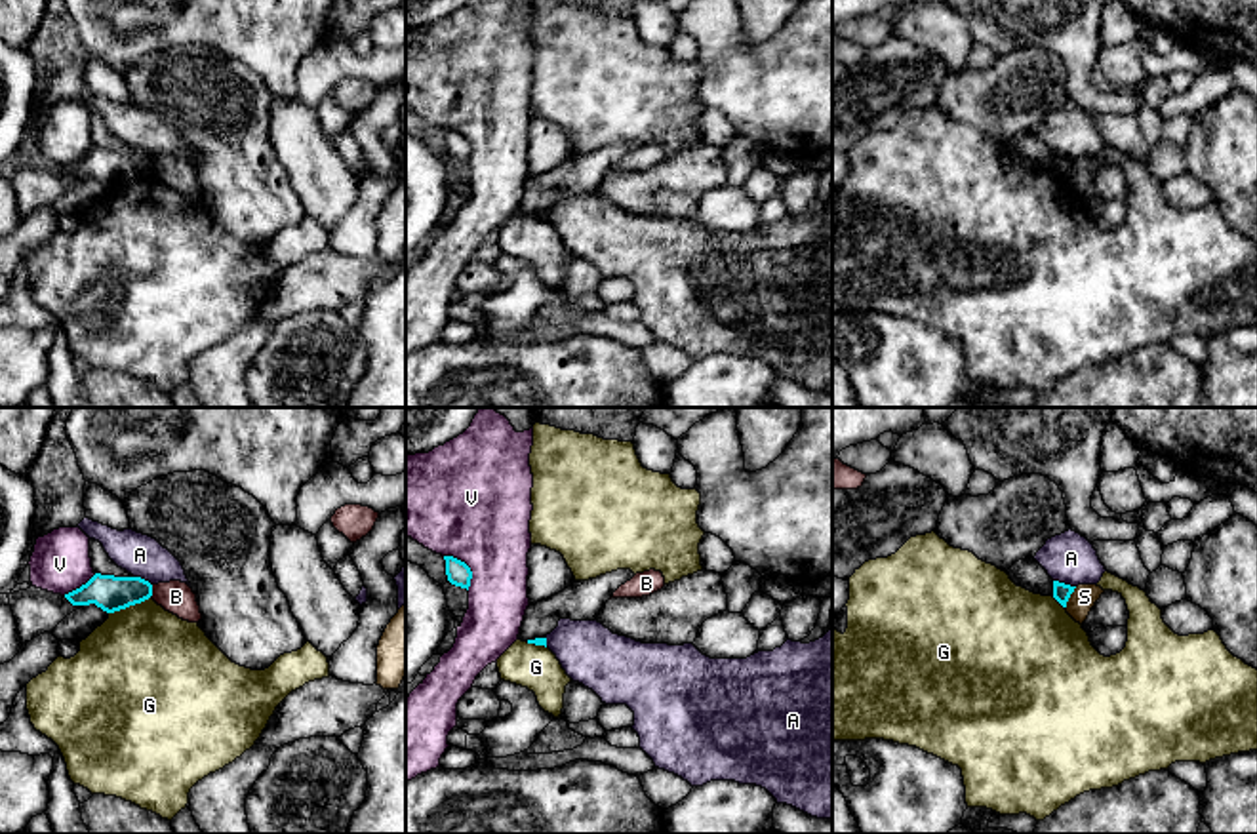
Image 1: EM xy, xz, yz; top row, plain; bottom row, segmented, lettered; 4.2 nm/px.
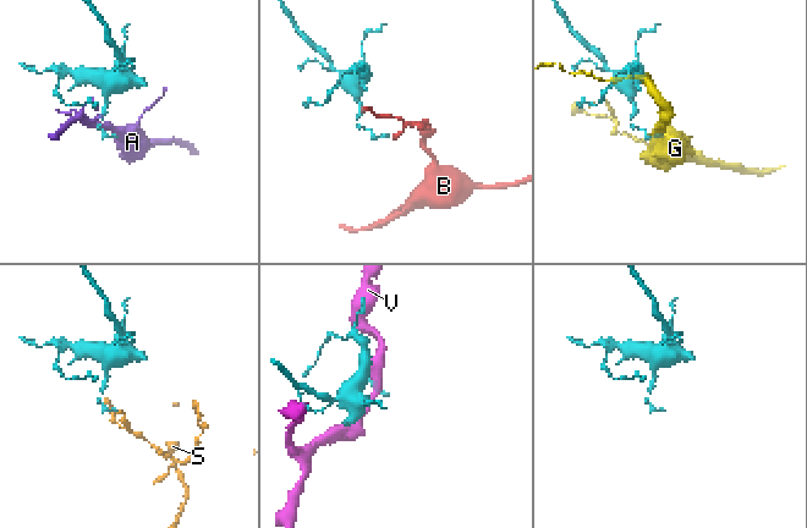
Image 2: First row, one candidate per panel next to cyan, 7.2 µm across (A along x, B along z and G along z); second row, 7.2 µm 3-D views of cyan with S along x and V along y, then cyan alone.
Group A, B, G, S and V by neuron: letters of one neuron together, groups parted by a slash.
A / B / G / S / V

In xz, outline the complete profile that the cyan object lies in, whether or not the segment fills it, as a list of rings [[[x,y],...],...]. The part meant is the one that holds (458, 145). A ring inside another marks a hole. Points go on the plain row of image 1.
[[[444,129],[444,133],[446,133],[448,154],[455,160],[469,164],[472,152],[470,141],[453,129]]]

